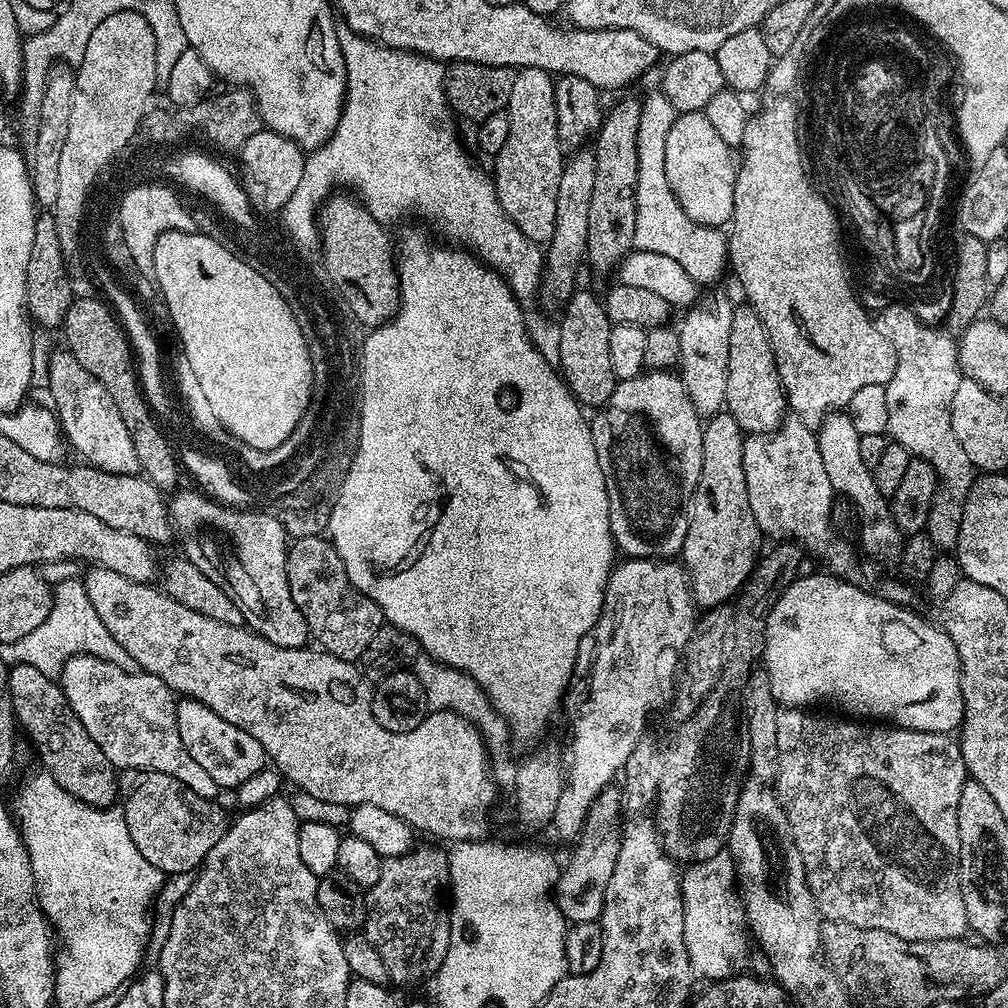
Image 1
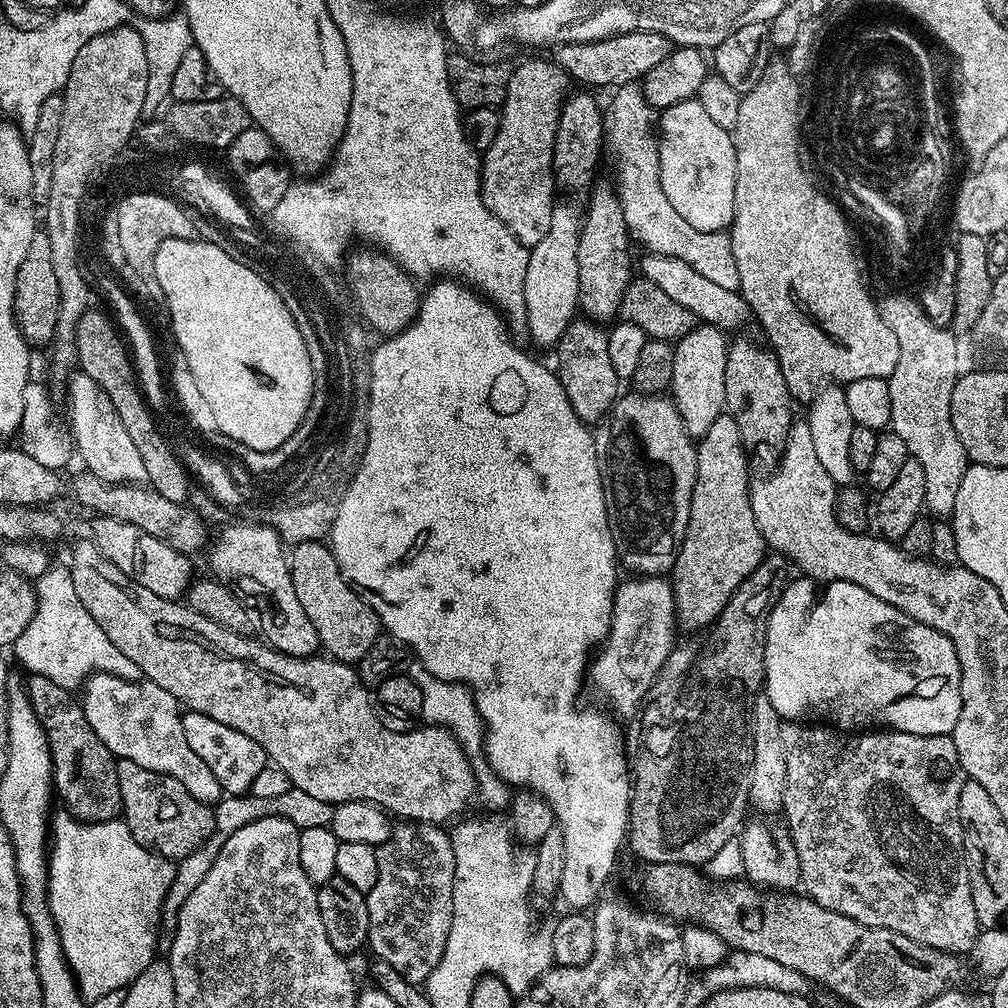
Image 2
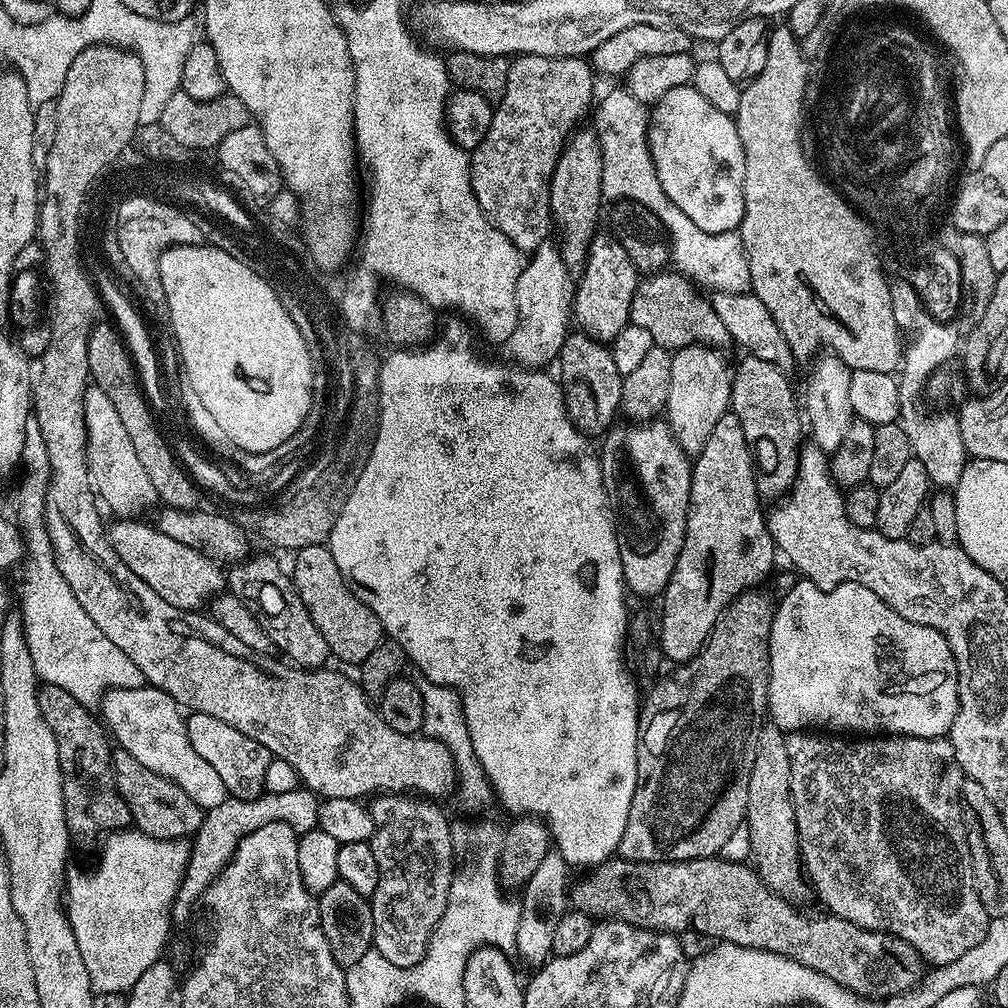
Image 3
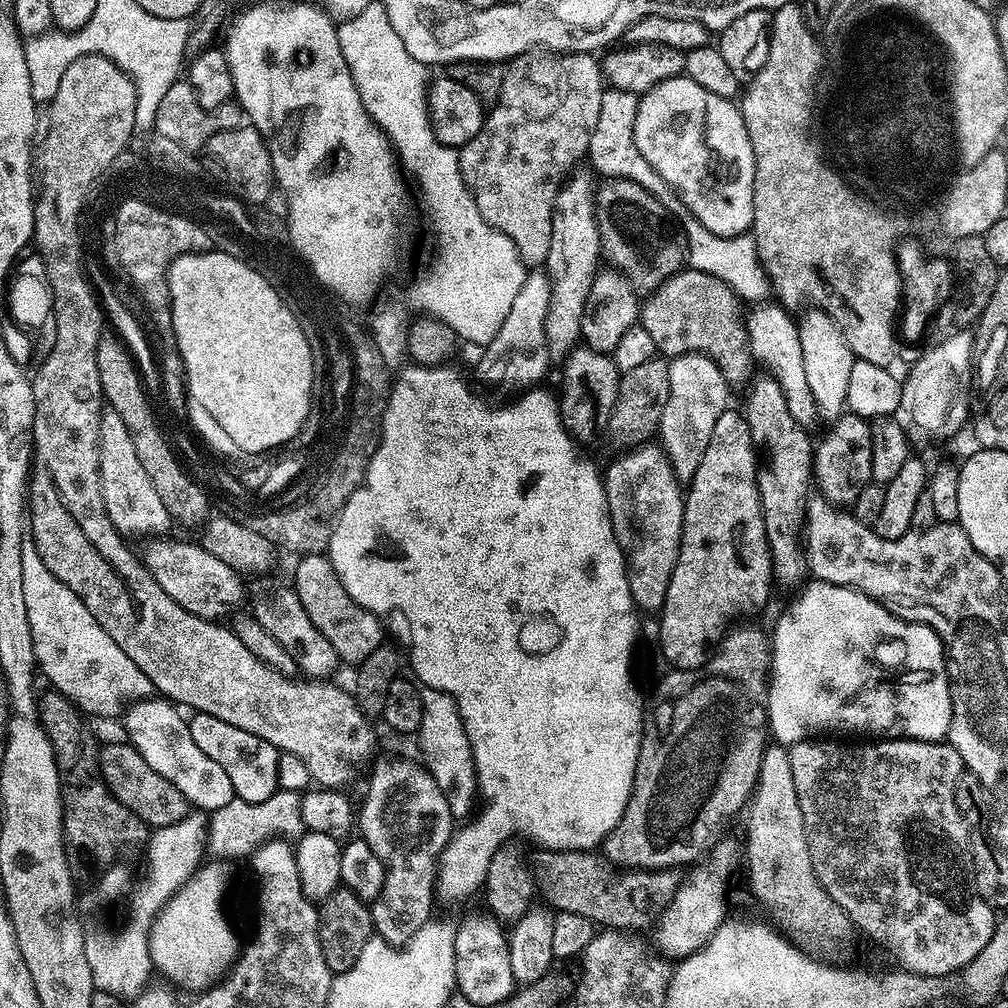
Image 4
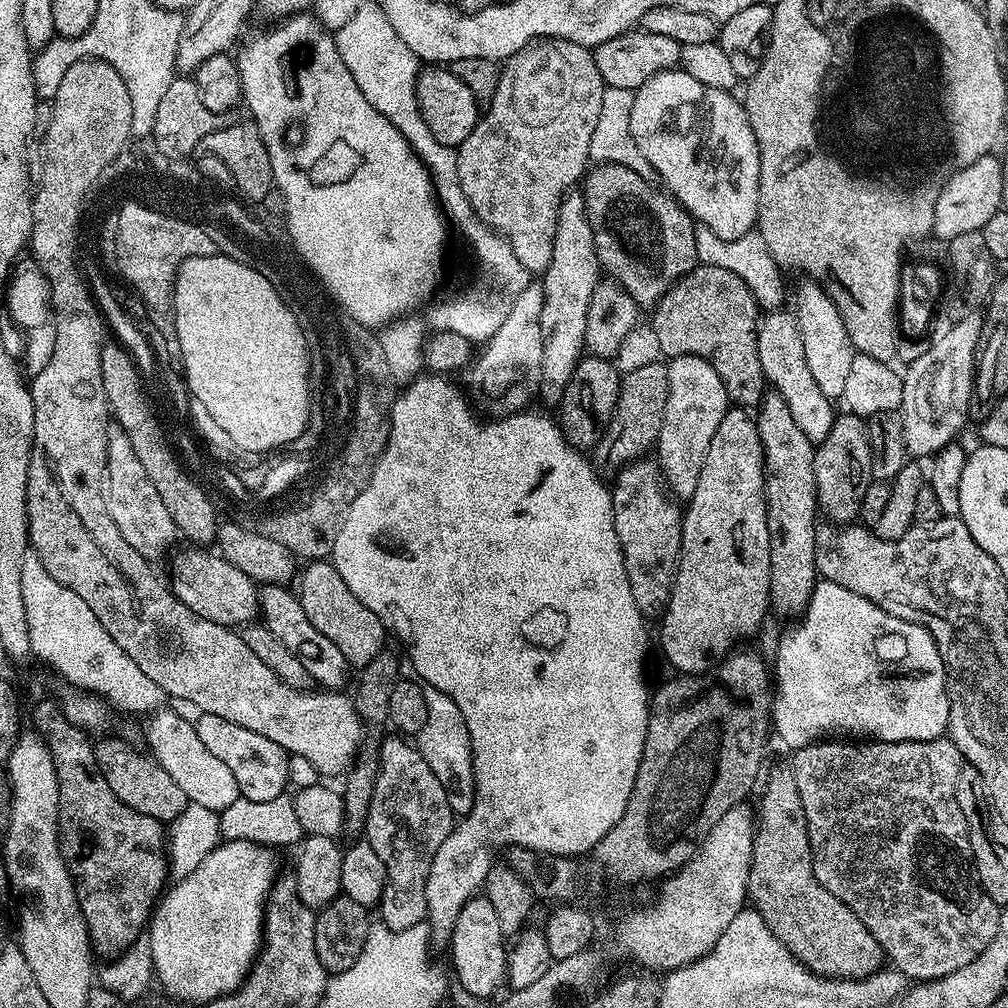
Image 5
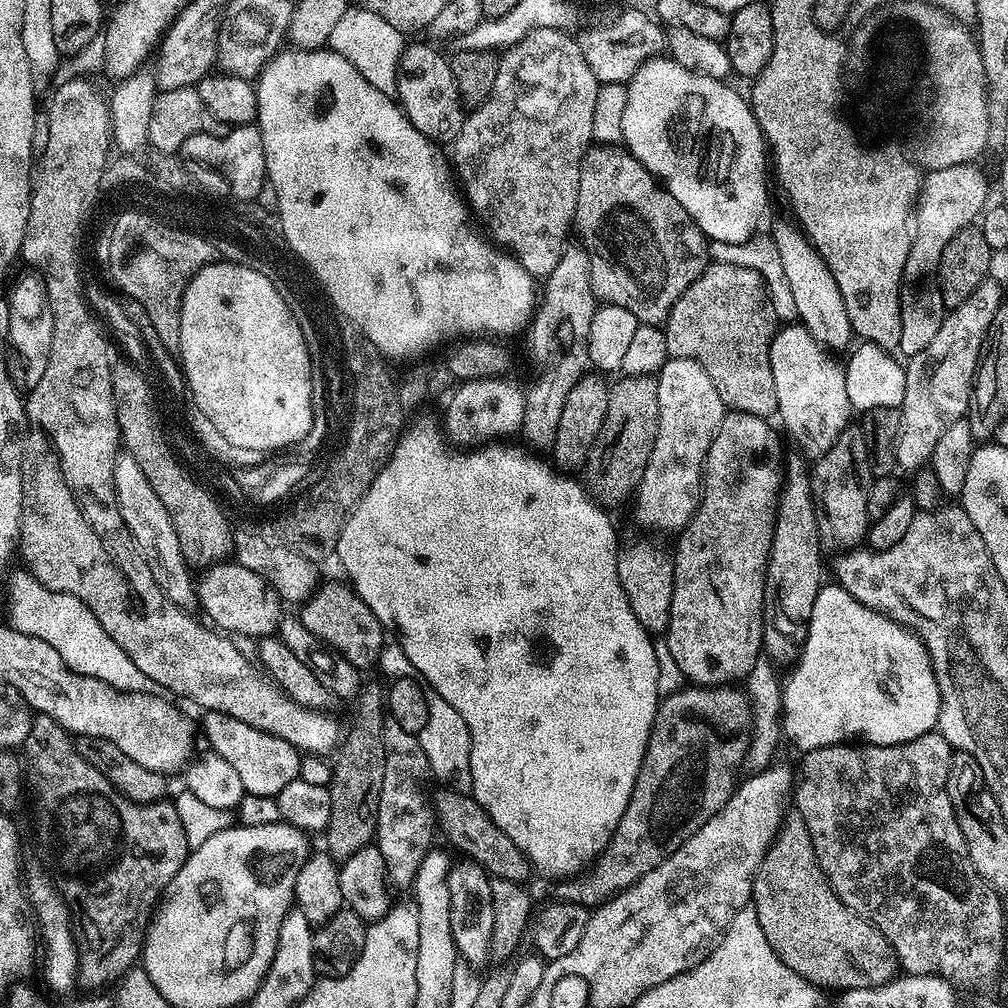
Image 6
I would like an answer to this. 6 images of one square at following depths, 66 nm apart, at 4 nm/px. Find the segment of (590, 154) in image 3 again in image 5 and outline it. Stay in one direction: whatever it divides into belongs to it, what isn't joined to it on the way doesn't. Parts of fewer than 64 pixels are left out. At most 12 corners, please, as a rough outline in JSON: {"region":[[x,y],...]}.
{"region":[[583,195],[560,204],[542,273],[538,385],[556,406],[585,355],[602,269]]}

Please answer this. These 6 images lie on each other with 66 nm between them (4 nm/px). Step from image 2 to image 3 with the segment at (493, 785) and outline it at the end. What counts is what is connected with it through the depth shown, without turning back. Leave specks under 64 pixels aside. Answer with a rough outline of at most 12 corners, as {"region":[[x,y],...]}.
{"region":[[415,677],[422,732],[450,750],[454,801],[476,818],[494,793],[453,688]]}

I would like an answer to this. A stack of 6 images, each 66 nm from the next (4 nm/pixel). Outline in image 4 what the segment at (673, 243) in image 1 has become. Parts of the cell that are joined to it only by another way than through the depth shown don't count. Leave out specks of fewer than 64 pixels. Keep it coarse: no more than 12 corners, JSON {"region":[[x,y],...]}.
{"region":[[604,91],[586,155],[650,193],[686,241],[687,267],[741,301],[767,301],[751,235],[706,230],[638,154],[637,93]]}

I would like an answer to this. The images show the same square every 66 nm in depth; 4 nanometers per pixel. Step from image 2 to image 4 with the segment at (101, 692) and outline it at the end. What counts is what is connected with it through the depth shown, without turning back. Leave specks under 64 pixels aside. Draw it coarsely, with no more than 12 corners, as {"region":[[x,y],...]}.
{"region":[[167,698],[131,701],[126,740],[193,809],[234,799]]}

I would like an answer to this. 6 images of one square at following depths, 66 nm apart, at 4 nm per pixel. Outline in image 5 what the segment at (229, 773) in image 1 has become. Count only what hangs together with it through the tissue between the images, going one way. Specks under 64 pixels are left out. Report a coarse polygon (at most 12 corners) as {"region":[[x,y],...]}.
{"region":[[200,712],[199,741],[234,774],[250,802],[289,787],[278,742]]}

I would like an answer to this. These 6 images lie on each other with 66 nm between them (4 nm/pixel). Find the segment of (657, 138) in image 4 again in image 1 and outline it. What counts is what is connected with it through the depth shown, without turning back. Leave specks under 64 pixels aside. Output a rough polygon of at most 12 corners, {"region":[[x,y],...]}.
{"region":[[703,111],[666,134],[666,182],[694,222],[731,221],[733,149]]}

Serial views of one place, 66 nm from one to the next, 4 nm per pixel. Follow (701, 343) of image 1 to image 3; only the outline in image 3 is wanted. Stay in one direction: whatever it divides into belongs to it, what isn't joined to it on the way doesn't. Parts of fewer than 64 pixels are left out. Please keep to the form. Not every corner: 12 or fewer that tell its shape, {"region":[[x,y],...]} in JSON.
{"region":[[707,344],[672,352],[666,423],[695,458],[730,410],[732,377]]}

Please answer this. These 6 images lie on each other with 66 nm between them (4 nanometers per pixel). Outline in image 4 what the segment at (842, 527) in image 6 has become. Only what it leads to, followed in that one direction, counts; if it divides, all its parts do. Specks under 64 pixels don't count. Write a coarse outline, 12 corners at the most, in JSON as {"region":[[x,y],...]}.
{"region":[[848,410],[814,448],[825,500],[851,506],[872,478],[872,425]]}

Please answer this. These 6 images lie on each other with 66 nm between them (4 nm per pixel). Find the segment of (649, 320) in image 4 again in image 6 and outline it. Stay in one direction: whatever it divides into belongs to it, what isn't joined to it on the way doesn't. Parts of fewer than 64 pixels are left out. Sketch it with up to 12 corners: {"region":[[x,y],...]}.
{"region":[[709,263],[662,327],[725,409],[777,415],[778,321],[754,270]]}

